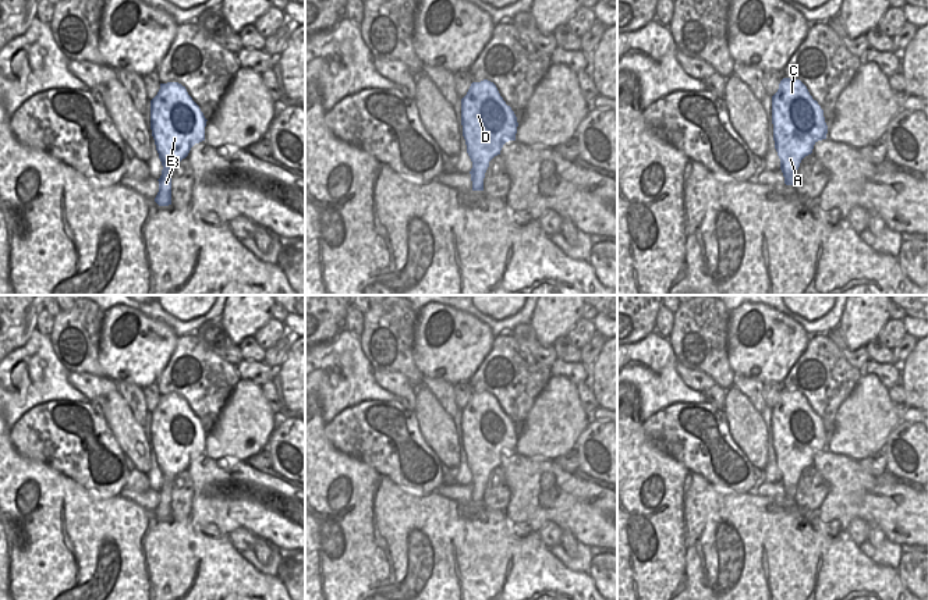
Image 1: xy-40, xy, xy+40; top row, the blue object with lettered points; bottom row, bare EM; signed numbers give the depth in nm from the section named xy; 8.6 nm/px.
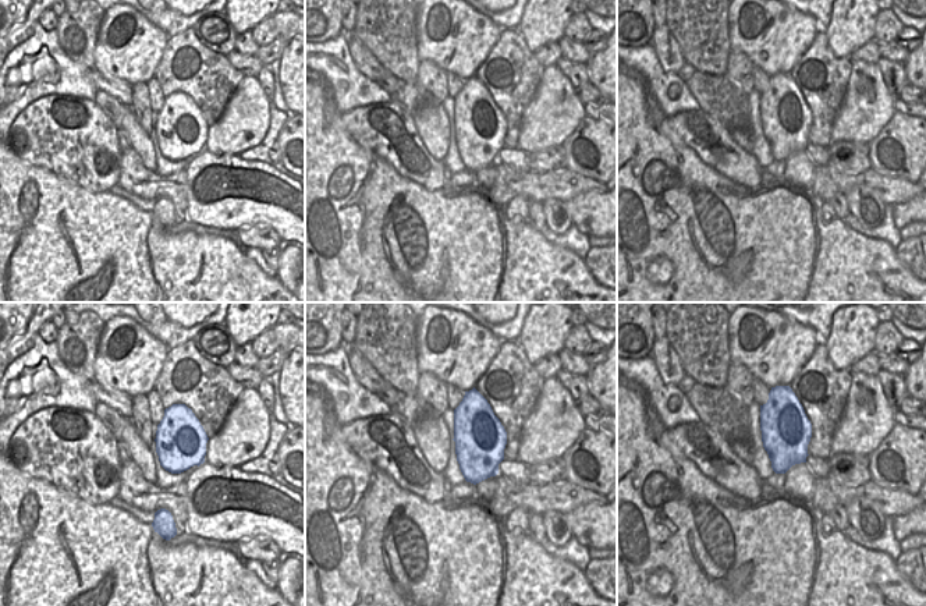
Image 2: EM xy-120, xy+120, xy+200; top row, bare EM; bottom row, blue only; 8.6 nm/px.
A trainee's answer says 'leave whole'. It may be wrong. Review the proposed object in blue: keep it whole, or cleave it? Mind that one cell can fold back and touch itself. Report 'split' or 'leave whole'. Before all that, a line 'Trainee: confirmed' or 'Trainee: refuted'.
Trainee: confirmed
leave whole

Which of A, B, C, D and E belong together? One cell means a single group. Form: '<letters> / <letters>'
A B C D E

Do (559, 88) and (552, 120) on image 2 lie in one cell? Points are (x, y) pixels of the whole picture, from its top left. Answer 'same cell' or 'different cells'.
same cell

